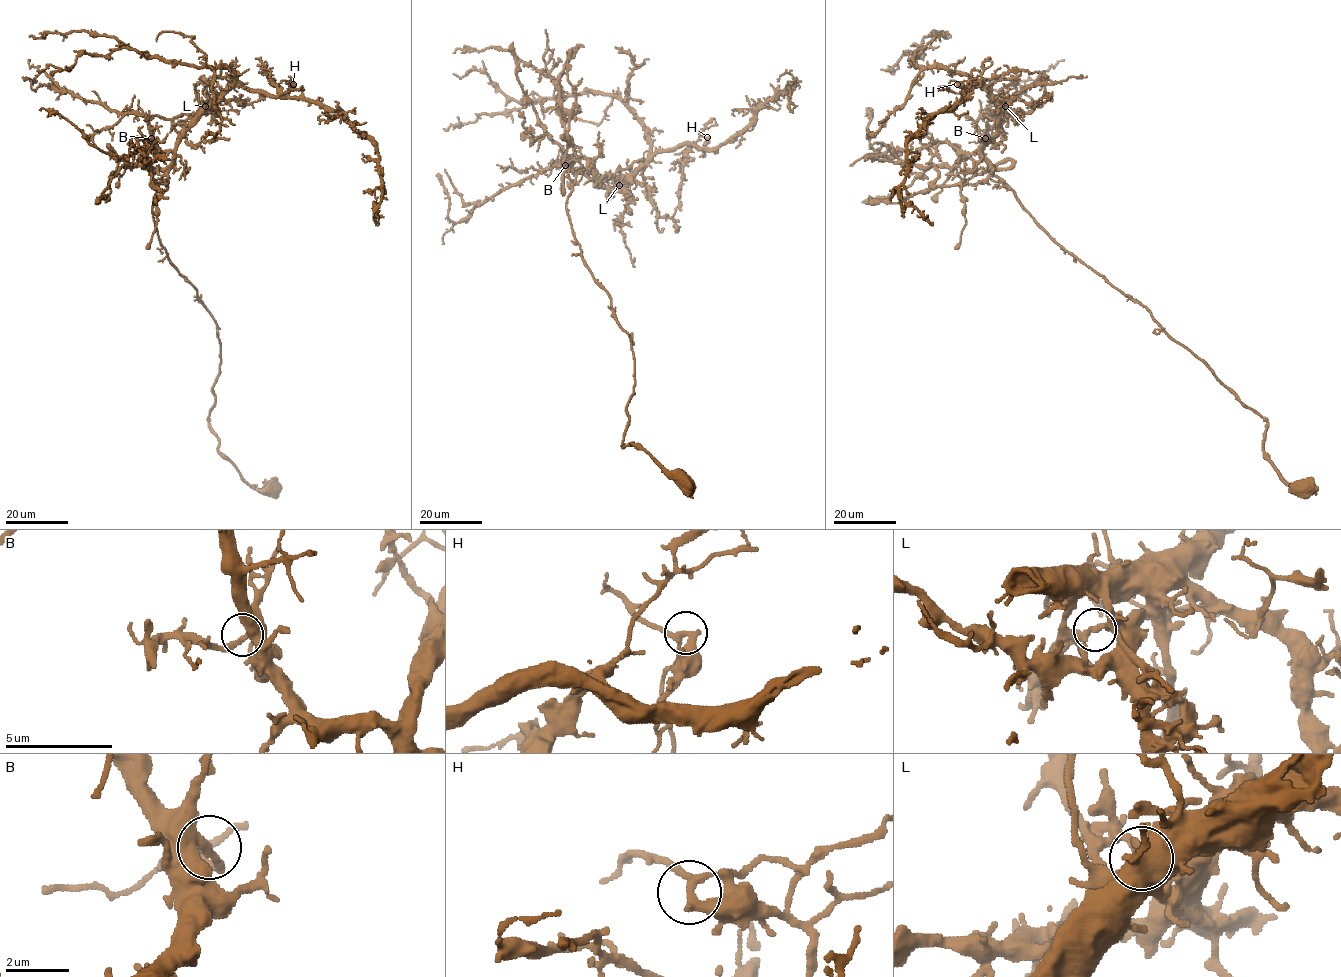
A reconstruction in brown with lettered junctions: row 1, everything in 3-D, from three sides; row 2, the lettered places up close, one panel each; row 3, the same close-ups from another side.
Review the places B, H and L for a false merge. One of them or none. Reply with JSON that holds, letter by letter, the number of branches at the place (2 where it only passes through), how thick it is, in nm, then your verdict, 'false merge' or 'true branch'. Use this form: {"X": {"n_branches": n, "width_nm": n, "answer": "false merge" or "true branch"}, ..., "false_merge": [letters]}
{"B": {"n_branches": 2, "width_nm": 320, "answer": "true branch"}, "H": {"n_branches": 2, "width_nm": 320, "answer": "true branch"}, "L": {"n_branches": 2, "width_nm": 280, "answer": "false merge"}, "false_merge": ["L"]}

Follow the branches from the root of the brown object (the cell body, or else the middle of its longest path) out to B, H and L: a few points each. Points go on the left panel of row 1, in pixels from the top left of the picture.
B: (272, 487), (253, 489), (218, 450), (209, 422), (217, 323), (160, 242), (152, 202), (173, 154), (151, 138)
H: (272, 487), (218, 450), (217, 323), (152, 202), (210, 105), (293, 84)
L: (272, 487), (253, 489), (218, 450), (209, 422), (217, 323), (170, 263), (153, 217), (174, 147), (205, 106)

